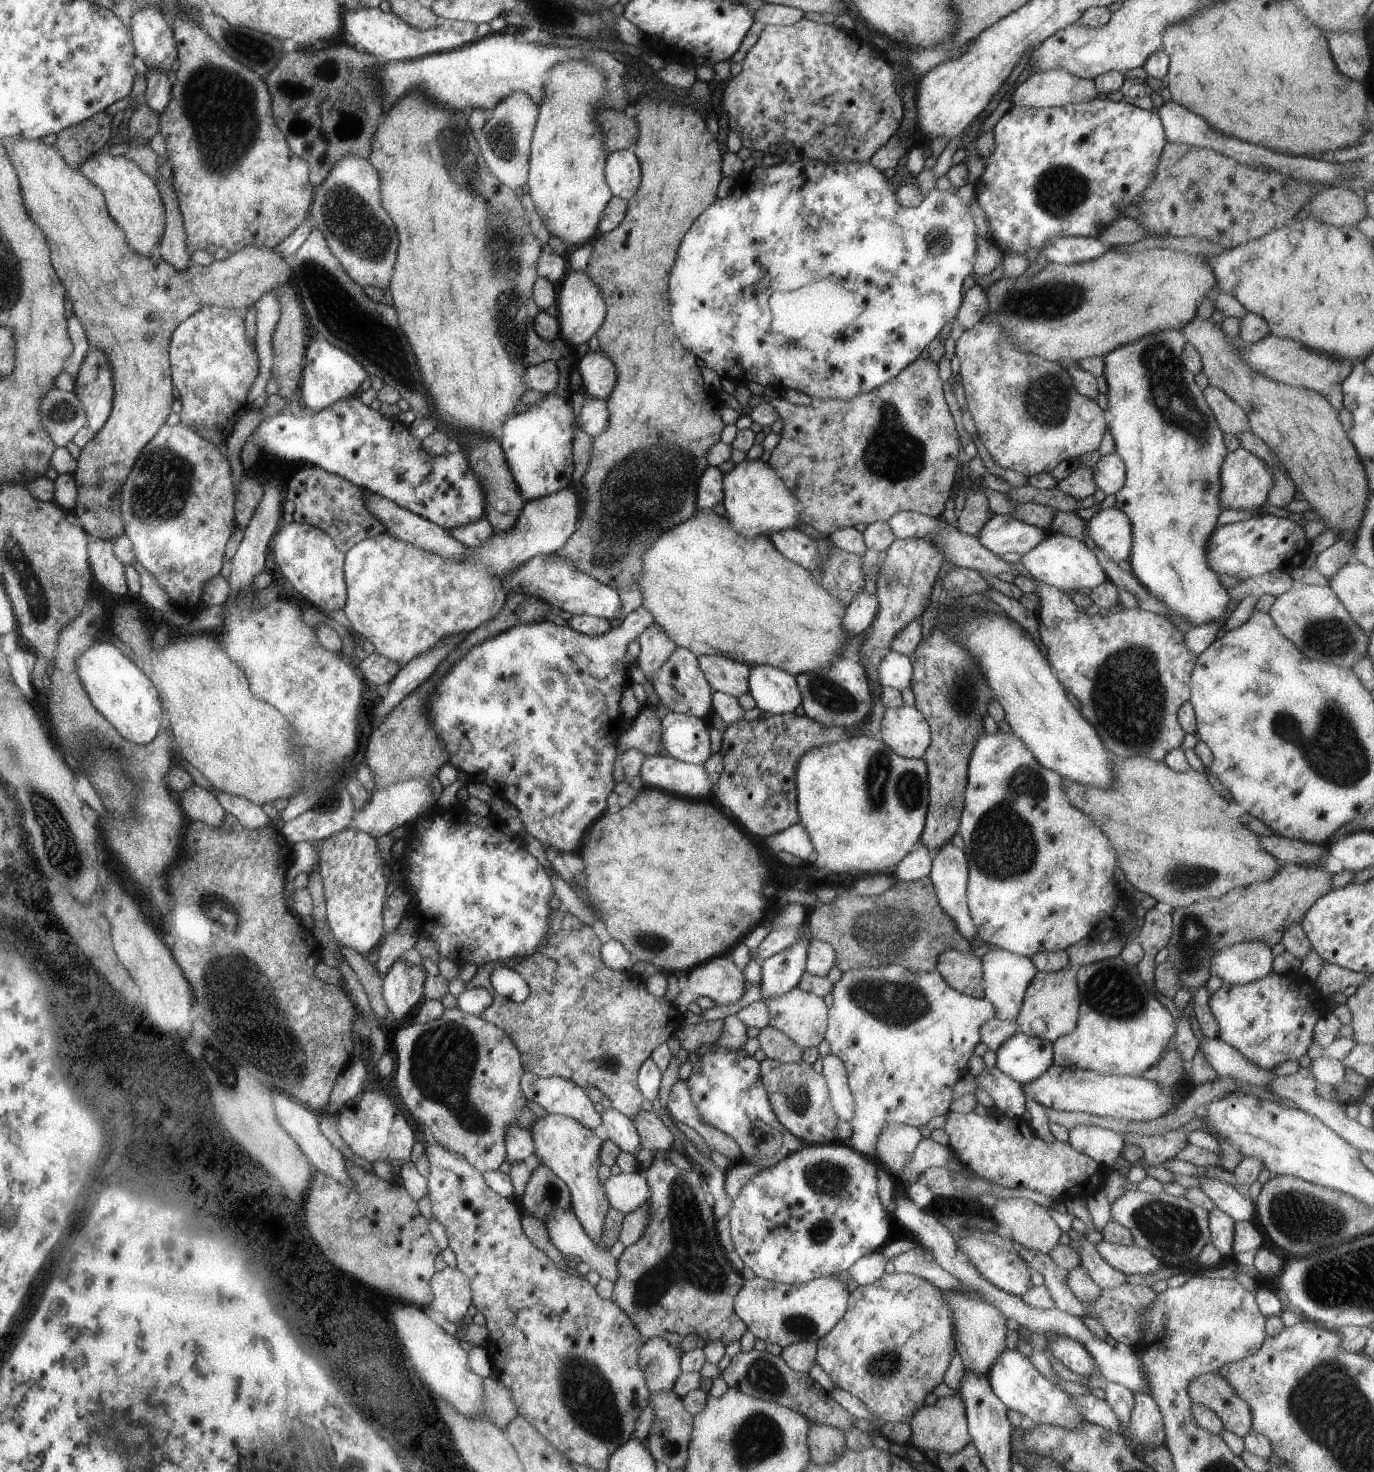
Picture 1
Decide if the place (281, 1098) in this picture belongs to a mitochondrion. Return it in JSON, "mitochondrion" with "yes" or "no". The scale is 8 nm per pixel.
{"mitochondrion":"no"}

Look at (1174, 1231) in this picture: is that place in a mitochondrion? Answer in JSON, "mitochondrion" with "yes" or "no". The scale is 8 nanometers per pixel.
{"mitochondrion":"yes"}

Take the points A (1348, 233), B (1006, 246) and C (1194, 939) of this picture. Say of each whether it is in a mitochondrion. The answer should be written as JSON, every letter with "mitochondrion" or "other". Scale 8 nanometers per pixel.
{"A":"other","B":"other","C":"mitochondrion"}

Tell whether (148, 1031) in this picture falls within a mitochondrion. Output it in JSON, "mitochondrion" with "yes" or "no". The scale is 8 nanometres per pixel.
{"mitochondrion":"no"}

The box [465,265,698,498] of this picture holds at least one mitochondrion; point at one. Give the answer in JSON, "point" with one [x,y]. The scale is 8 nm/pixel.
{"point":[512,335]}

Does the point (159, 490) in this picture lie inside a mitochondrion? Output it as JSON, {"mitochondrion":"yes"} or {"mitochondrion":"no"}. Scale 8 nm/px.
{"mitochondrion":"yes"}

